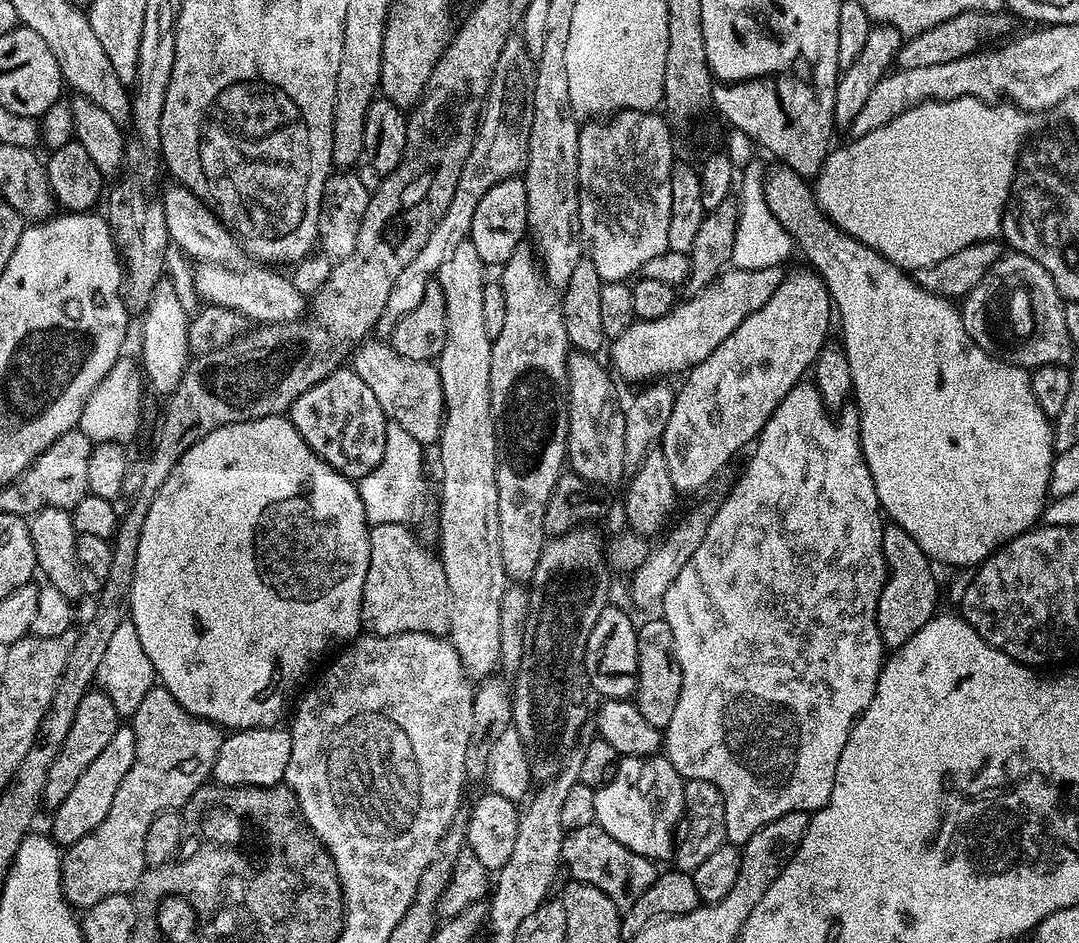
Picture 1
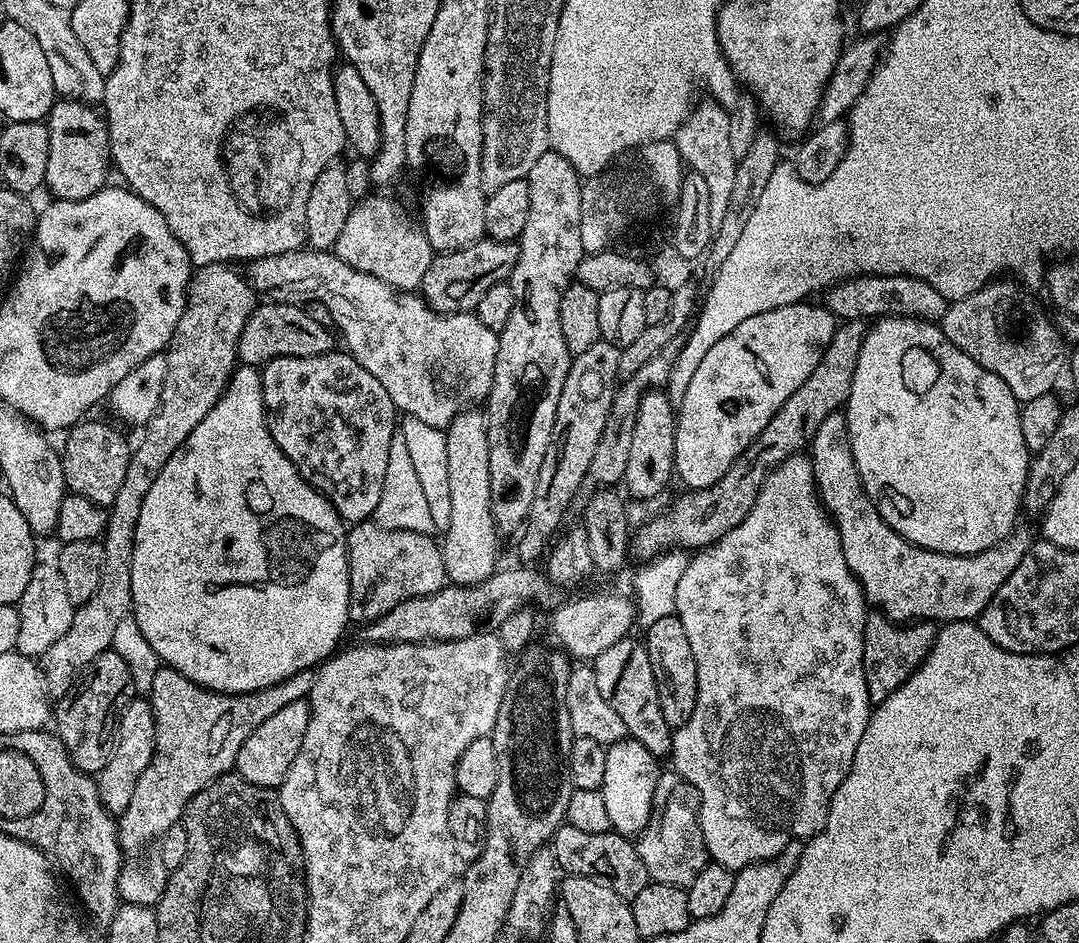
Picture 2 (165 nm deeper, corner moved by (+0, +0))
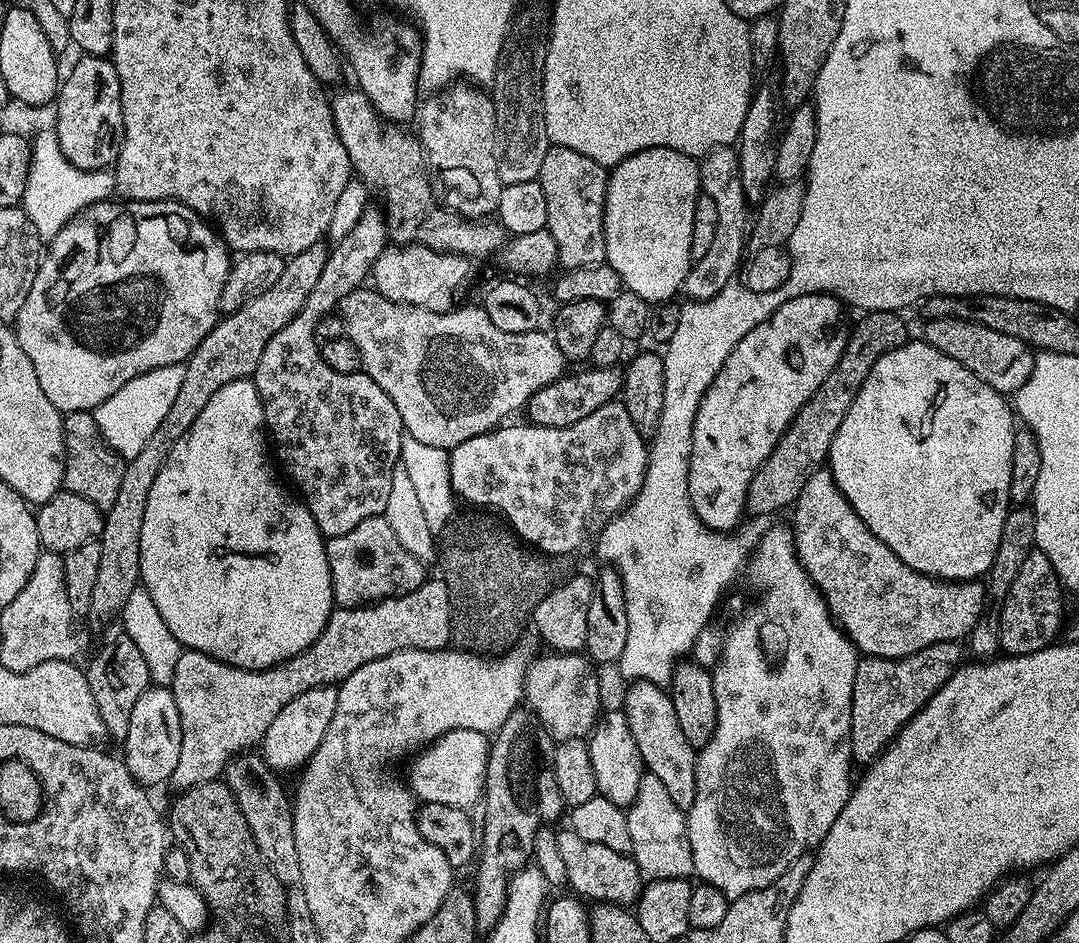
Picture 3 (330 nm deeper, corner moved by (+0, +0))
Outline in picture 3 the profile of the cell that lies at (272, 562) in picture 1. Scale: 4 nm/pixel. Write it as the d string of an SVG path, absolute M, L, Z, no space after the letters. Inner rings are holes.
M255 379L226 382L222 390L210 394L210 402L206 402L202 414L194 418L194 426L190 426L190 430L186 430L186 434L182 434L182 438L174 442L174 450L170 450L166 462L162 462L162 470L158 470L158 478L154 478L154 486L150 486L150 498L146 498L146 514L142 517L140 579L150 598L154 598L154 606L158 606L158 614L162 614L162 622L166 622L170 634L174 634L174 638L178 638L185 649L213 656L215 660L246 670L273 668L275 664L281 664L305 652L320 637L334 610L332 579L326 558L326 537L314 522L306 505L299 499L291 500L287 490L276 481L276 472L271 463L273 464L270 459L270 444L266 439L264 407Z

